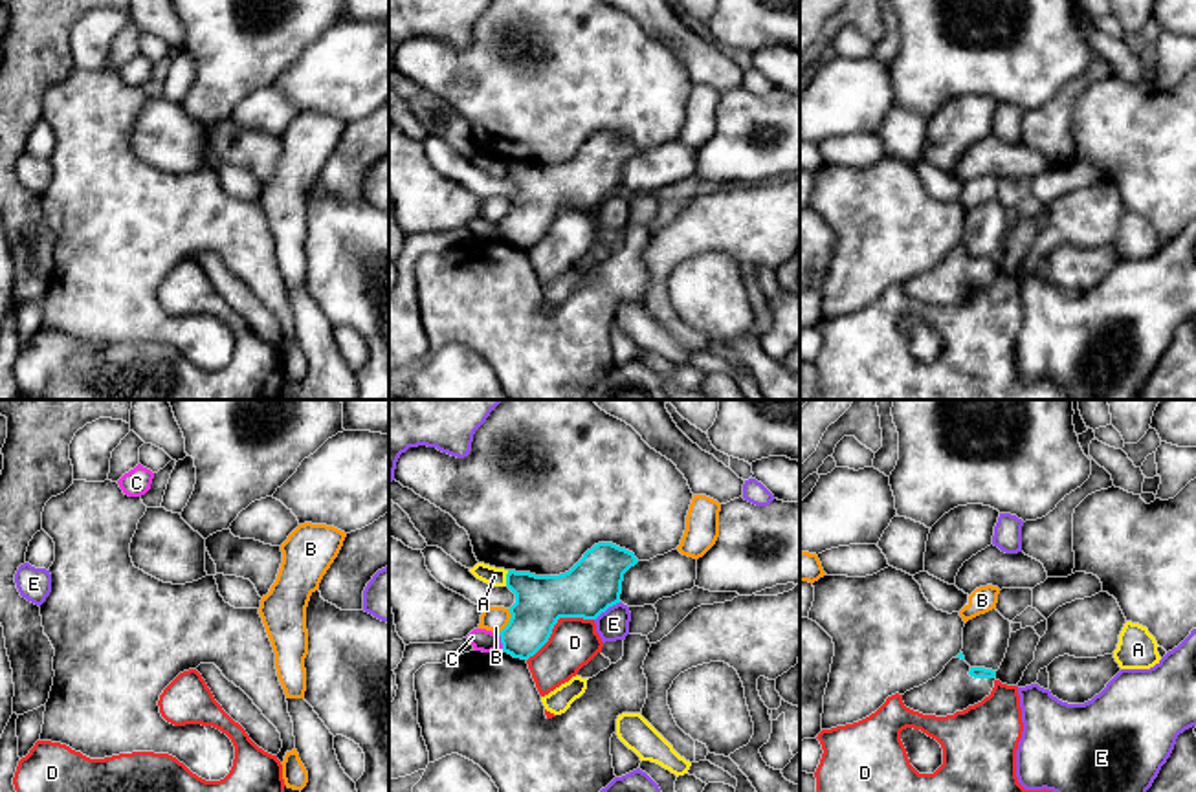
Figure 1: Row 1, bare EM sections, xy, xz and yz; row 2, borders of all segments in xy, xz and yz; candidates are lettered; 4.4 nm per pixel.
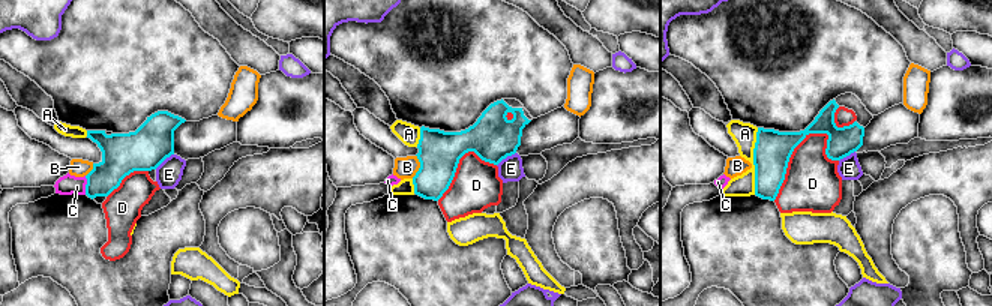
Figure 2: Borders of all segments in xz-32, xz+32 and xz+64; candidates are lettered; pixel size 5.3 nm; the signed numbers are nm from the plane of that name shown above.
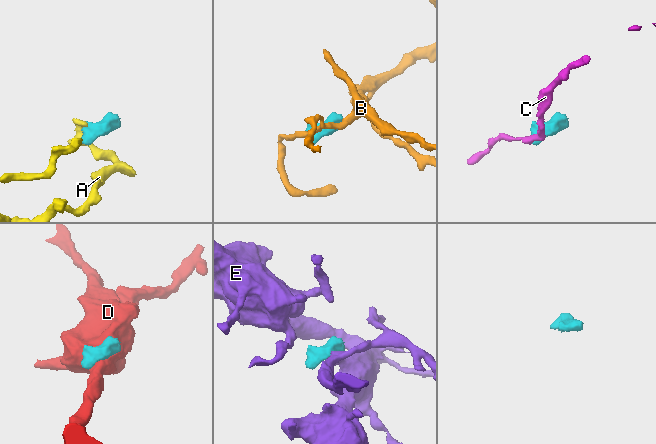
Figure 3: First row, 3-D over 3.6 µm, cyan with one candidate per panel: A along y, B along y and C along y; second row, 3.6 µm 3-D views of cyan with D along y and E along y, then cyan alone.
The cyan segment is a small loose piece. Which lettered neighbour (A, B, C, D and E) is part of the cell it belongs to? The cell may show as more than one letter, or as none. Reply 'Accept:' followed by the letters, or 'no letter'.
Accept: no letter

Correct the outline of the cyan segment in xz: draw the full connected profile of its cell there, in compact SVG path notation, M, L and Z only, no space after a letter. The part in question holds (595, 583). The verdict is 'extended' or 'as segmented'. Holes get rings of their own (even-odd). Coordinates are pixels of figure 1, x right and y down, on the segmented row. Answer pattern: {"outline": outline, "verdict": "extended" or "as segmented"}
{"outline": "M598 543L559 576L508 570L506 587L515 594L515 603L499 632L503 651L528 660L548 642L559 618L596 620L620 603L624 574L637 563L633 552Z", "verdict": "as segmented"}

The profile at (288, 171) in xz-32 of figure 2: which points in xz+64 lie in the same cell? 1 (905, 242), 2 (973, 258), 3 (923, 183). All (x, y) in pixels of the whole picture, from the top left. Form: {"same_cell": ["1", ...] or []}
{"same_cell": ["2", "3"]}

